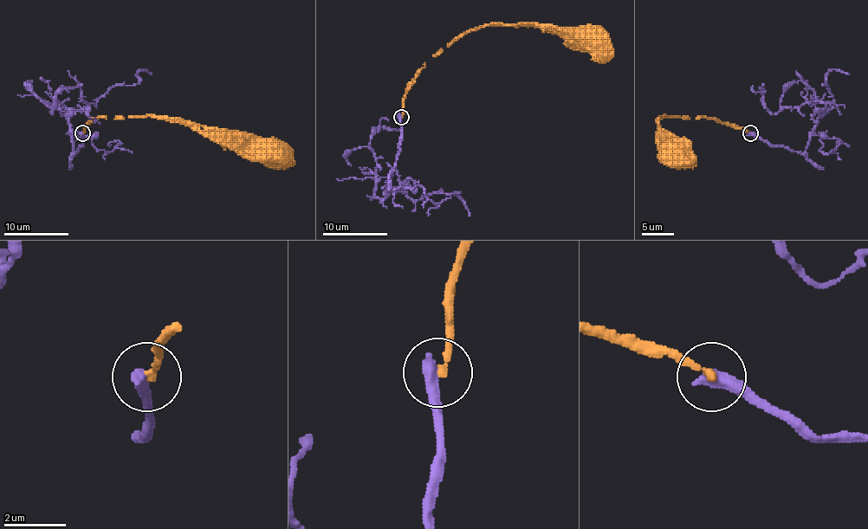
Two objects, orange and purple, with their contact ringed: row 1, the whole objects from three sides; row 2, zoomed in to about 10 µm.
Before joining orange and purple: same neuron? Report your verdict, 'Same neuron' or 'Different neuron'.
Different neuron

